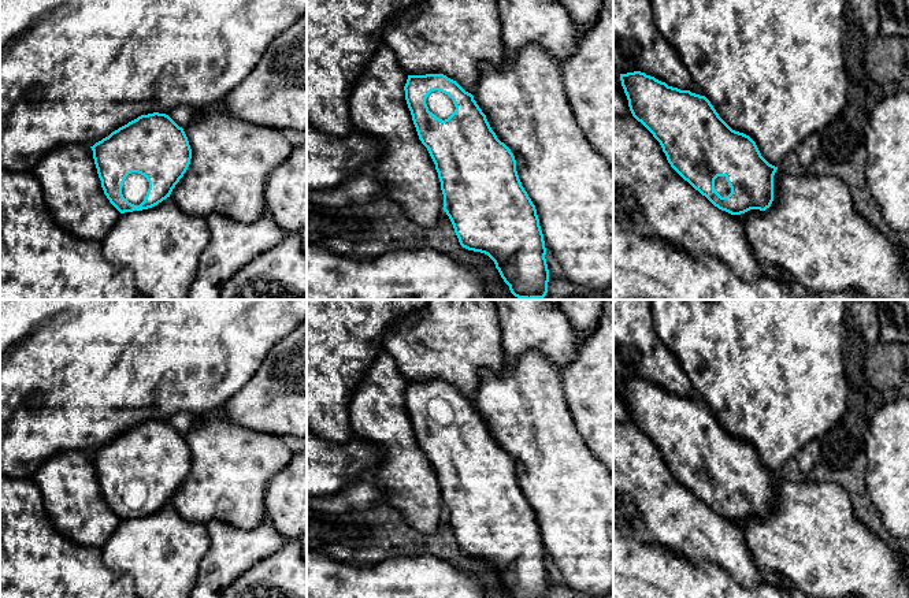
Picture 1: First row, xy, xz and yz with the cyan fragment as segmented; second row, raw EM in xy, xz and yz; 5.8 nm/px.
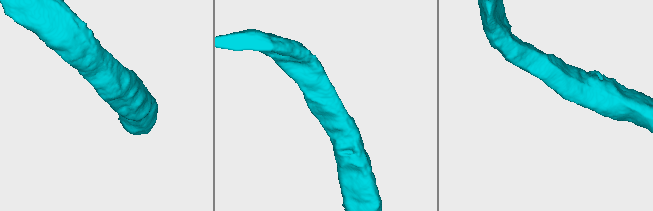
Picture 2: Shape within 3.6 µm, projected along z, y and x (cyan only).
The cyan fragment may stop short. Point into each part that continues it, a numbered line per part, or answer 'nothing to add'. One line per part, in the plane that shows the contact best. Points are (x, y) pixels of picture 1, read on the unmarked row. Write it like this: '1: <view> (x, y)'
1: xy (134, 494)

